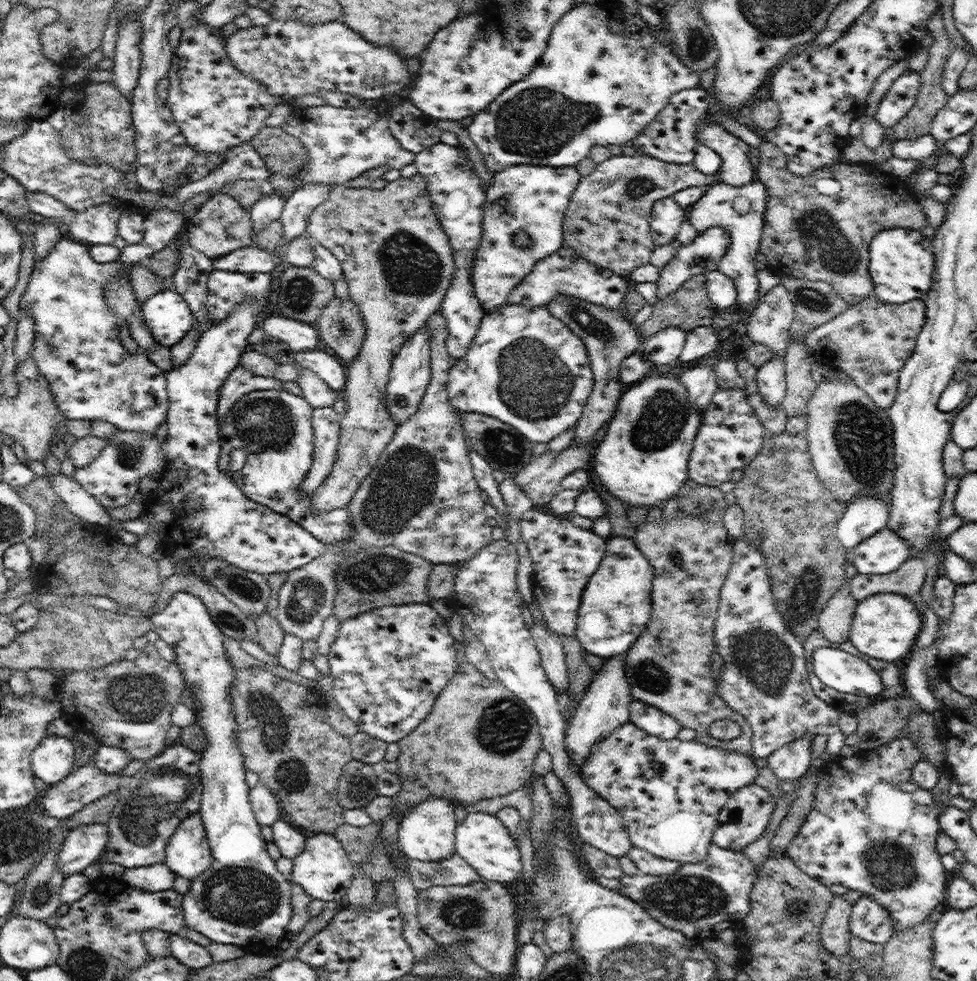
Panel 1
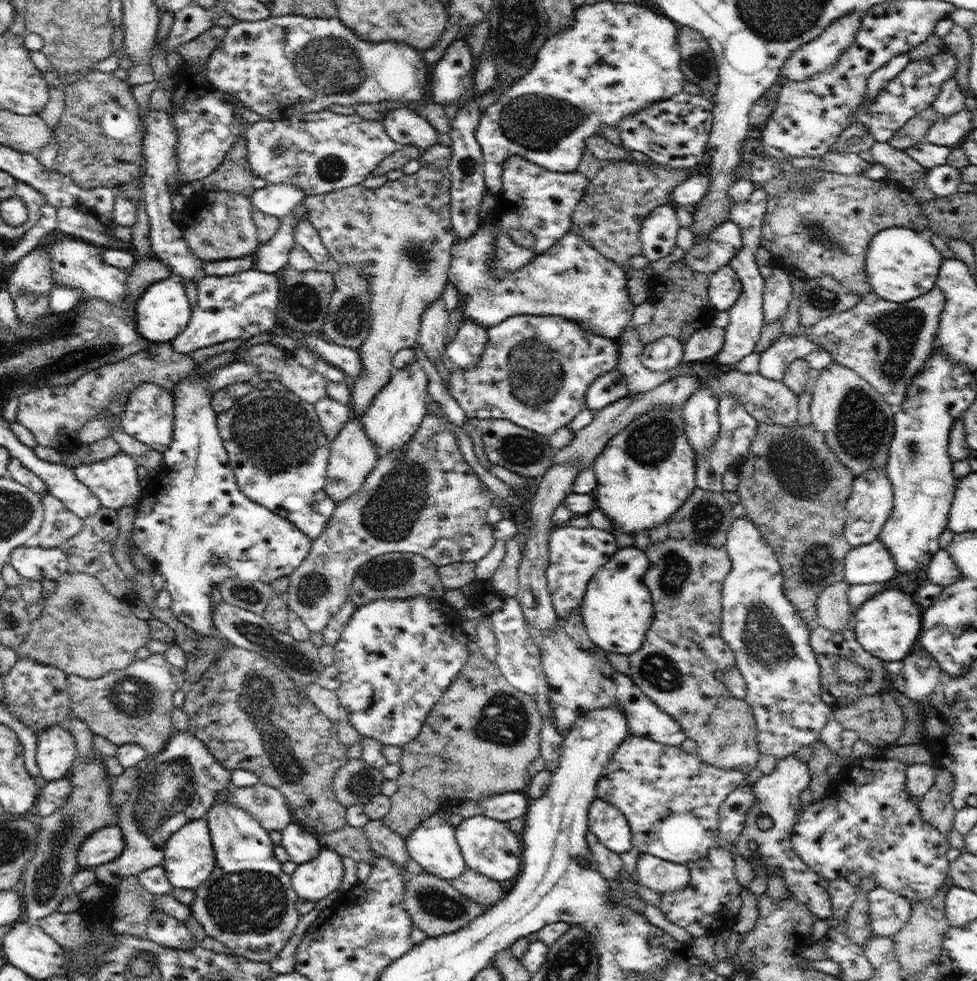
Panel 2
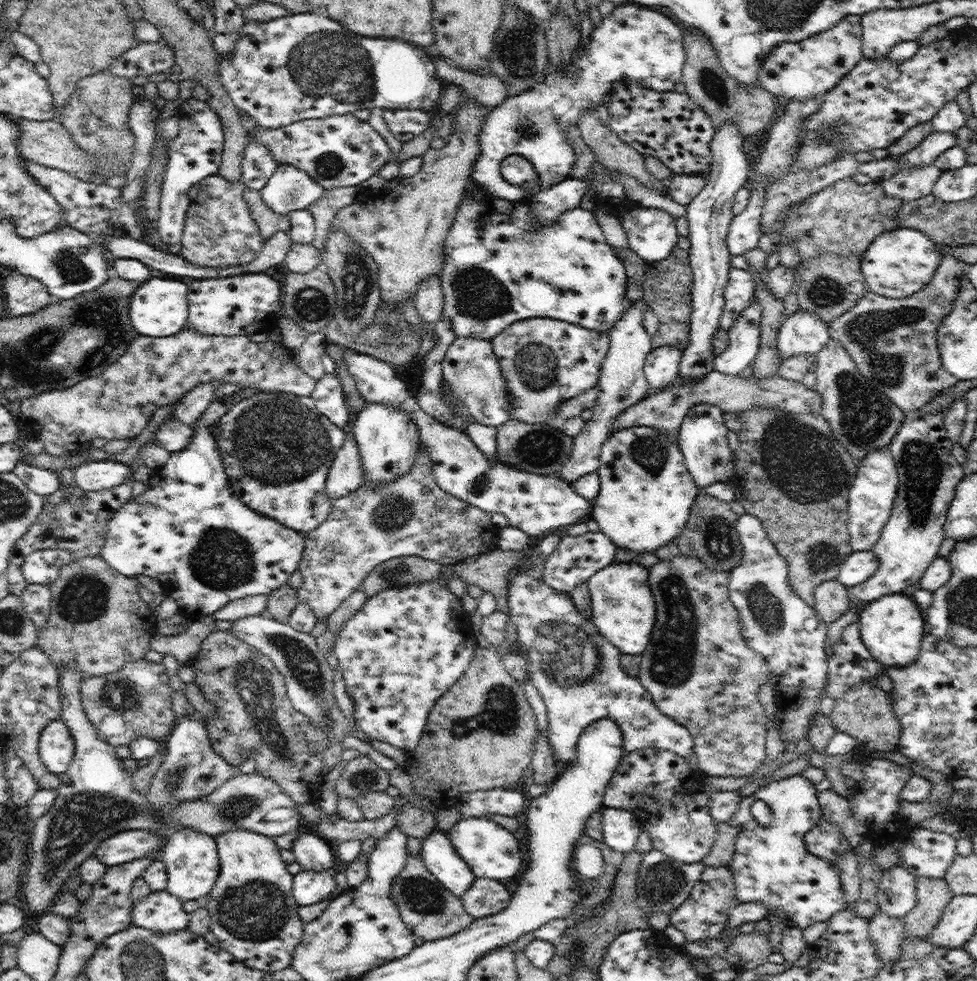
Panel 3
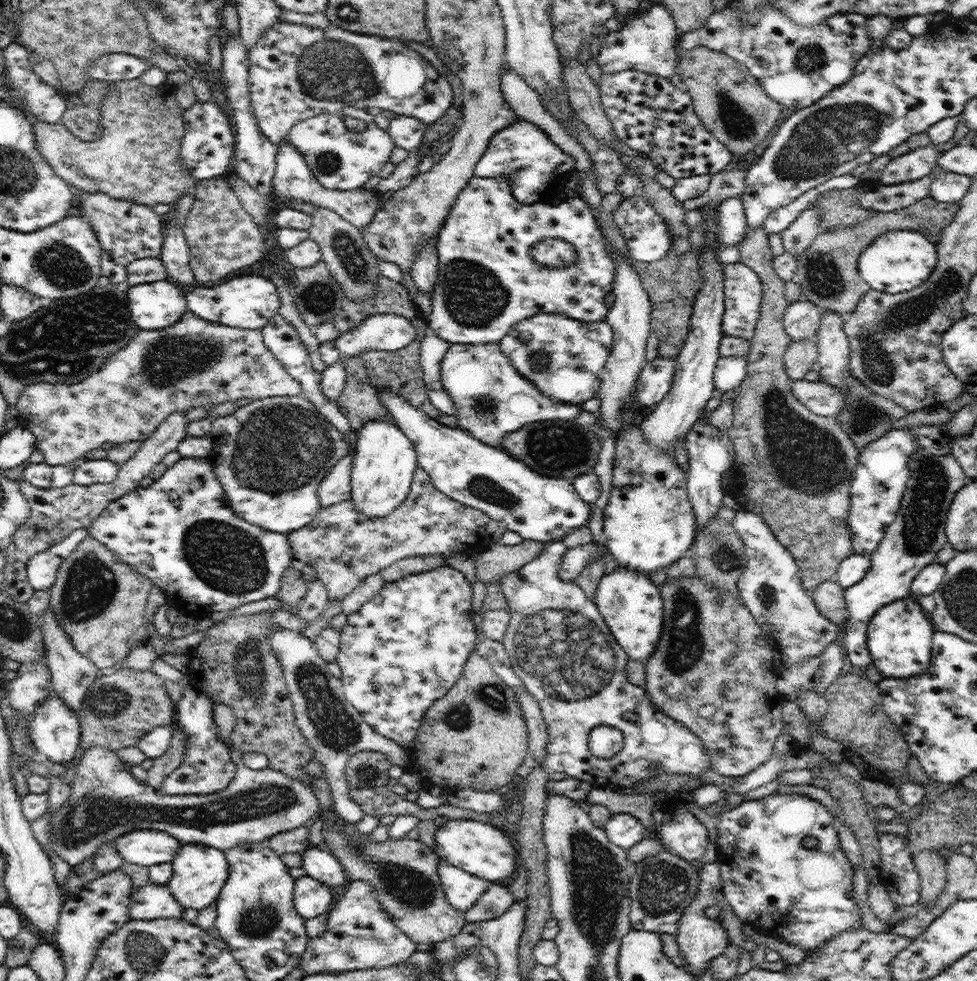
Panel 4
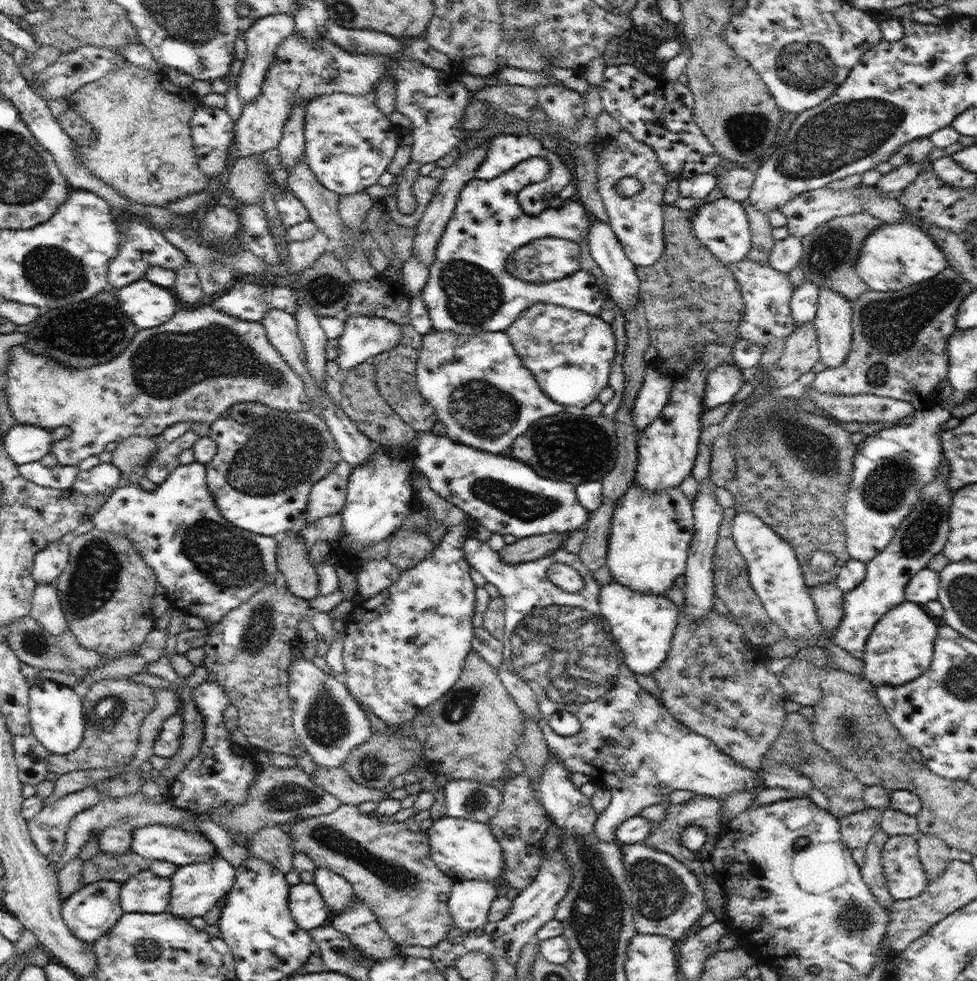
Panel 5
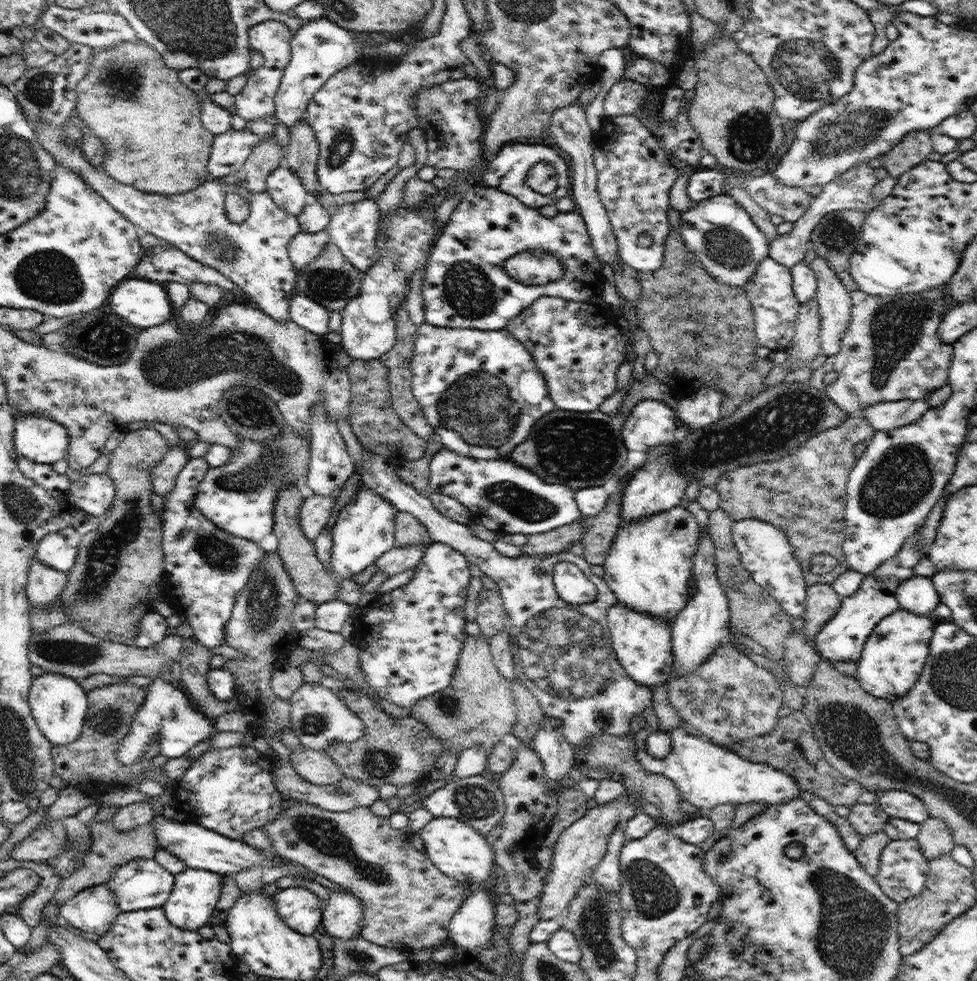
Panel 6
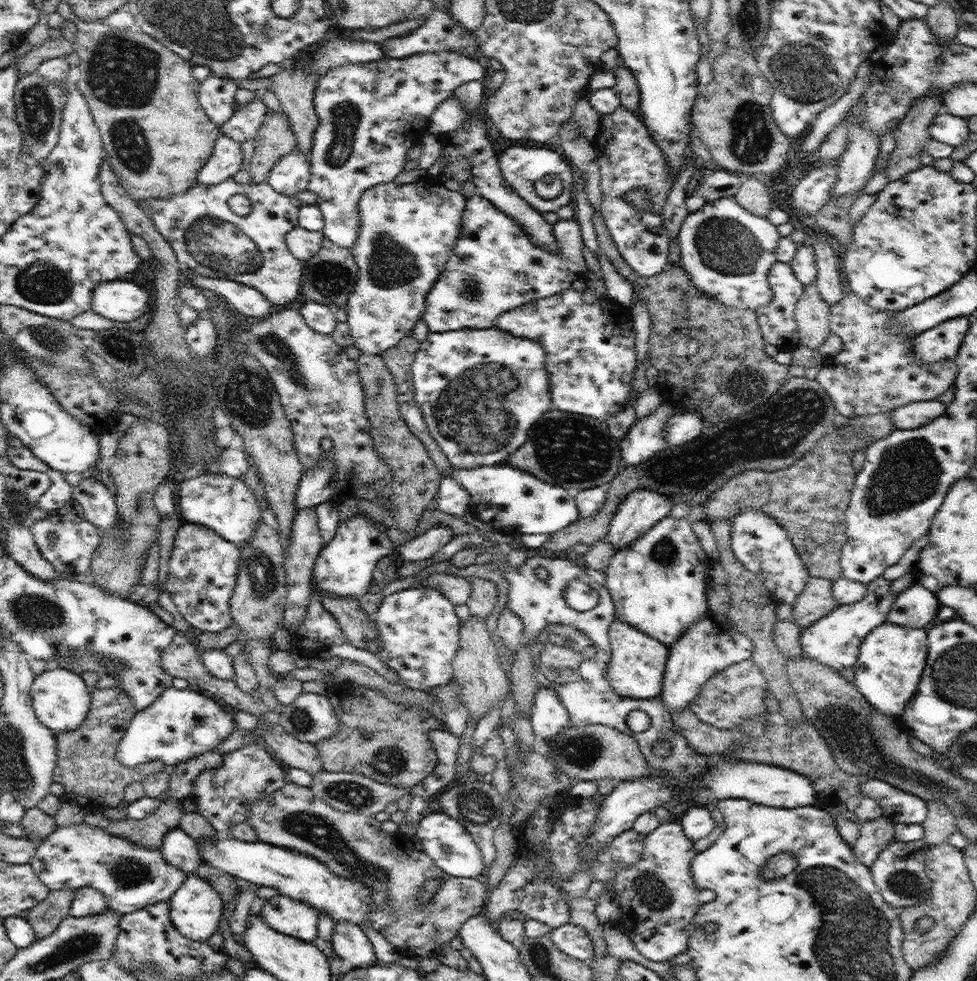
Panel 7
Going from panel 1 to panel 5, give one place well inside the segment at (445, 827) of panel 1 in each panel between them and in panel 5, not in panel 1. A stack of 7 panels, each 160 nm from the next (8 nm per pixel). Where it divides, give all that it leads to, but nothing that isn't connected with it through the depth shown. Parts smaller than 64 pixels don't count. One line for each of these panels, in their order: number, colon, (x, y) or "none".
2: (433, 845)
3: (439, 856)
4: (462, 890)
5: (470, 900)

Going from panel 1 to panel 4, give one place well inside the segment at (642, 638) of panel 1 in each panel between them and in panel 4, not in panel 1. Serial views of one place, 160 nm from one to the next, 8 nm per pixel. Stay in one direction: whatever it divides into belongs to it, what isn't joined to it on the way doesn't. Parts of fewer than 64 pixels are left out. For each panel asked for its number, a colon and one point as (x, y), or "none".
2: (675, 666)
3: (698, 668)
4: (713, 670)

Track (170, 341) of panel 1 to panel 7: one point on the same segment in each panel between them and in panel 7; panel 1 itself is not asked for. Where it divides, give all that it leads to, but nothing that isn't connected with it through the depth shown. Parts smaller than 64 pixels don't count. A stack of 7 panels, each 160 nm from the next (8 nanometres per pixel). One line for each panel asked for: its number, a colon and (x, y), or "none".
2: (162, 313)
3: (159, 307)
4: (156, 305)
5: (148, 305)
6: (144, 303)
7: (123, 300)

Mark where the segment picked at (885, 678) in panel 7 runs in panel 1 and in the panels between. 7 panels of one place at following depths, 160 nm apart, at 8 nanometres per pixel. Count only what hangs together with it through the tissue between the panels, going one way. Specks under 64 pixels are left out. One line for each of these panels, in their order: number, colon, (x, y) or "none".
1: (886, 625)
2: (888, 625)
3: (892, 628)
4: (899, 637)
5: (899, 649)
6: (893, 657)

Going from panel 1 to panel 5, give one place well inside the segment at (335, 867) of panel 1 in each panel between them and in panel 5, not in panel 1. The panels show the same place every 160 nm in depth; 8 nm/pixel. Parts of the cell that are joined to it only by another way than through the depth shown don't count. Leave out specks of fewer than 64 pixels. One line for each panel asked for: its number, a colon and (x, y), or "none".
2: (315, 880)
3: (309, 887)
4: (311, 898)
5: (309, 910)

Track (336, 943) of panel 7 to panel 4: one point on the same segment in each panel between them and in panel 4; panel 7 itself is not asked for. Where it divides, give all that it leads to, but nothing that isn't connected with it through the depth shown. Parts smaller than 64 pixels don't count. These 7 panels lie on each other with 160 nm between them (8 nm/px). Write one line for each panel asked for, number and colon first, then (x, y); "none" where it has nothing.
4: (319, 864)
5: (338, 895)
6: (342, 916)

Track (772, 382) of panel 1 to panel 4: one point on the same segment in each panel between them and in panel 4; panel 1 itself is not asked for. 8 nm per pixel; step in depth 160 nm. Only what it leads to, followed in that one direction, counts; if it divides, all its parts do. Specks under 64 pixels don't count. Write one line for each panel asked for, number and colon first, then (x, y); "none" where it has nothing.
2: (774, 361)
3: (803, 332)
4: (801, 319)

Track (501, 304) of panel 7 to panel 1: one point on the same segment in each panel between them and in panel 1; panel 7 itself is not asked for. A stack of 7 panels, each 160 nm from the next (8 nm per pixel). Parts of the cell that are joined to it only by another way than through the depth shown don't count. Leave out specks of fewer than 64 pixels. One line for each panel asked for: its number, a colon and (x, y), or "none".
1: (567, 273)
2: (573, 279)
3: (499, 268)
4: (487, 281)
5: (469, 291)
6: (465, 285)

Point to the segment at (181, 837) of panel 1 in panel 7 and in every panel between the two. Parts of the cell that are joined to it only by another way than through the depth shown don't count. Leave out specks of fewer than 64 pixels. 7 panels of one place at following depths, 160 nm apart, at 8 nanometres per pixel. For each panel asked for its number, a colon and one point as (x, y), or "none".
2: (189, 859)
3: (191, 859)
4: (199, 872)
5: (195, 888)
6: (195, 894)
7: (196, 908)

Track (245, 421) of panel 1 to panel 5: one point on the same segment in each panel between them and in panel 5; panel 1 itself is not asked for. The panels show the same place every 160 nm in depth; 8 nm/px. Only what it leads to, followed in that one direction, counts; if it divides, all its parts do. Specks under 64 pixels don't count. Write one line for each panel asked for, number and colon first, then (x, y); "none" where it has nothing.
2: (278, 452)
3: (277, 449)
4: (271, 455)
5: (260, 477)

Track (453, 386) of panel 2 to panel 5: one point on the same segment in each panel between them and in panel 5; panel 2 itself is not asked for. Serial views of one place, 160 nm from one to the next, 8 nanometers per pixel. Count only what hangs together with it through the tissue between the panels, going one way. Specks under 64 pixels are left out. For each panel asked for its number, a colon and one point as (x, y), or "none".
3: (545, 362)
4: (563, 357)
5: (570, 353)

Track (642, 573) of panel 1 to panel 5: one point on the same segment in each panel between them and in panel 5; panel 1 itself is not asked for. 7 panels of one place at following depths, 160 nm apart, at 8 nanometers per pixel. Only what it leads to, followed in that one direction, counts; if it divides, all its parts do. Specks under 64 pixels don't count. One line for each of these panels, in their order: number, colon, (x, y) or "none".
2: (617, 609)
3: (623, 607)
4: (631, 605)
5: (643, 624)

